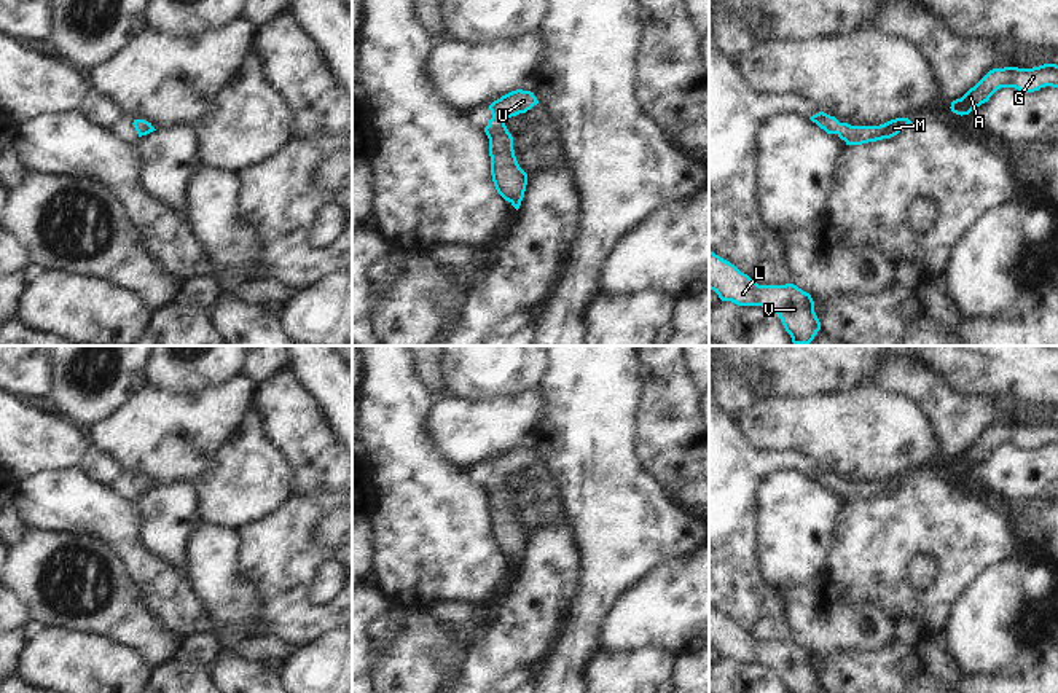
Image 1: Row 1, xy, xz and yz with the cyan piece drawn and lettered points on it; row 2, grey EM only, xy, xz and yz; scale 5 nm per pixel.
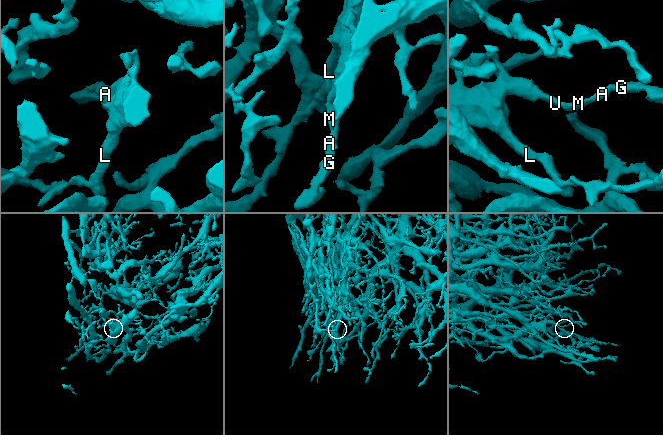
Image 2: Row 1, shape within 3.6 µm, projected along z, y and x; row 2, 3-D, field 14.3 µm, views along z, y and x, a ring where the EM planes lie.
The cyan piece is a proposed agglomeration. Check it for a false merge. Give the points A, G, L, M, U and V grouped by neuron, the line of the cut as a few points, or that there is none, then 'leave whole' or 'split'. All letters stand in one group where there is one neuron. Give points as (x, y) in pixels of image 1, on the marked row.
A G L M U V | no cut | leave whole

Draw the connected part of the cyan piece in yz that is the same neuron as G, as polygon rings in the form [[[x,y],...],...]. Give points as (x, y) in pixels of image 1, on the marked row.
[[[1044,64],[1033,69],[993,69],[961,99],[953,100],[950,108],[953,113],[962,116],[988,102],[1001,88],[1015,88],[1021,92],[1034,92],[1045,86],[1058,88],[1056,64]]]

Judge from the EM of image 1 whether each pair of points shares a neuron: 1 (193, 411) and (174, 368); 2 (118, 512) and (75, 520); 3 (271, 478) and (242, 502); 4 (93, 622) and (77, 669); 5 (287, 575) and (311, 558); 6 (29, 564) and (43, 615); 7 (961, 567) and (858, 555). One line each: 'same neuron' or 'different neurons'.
1: different neurons
2: same neuron
3: same neuron
4: different neurons
5: same neuron
6: same neuron
7: same neuron

